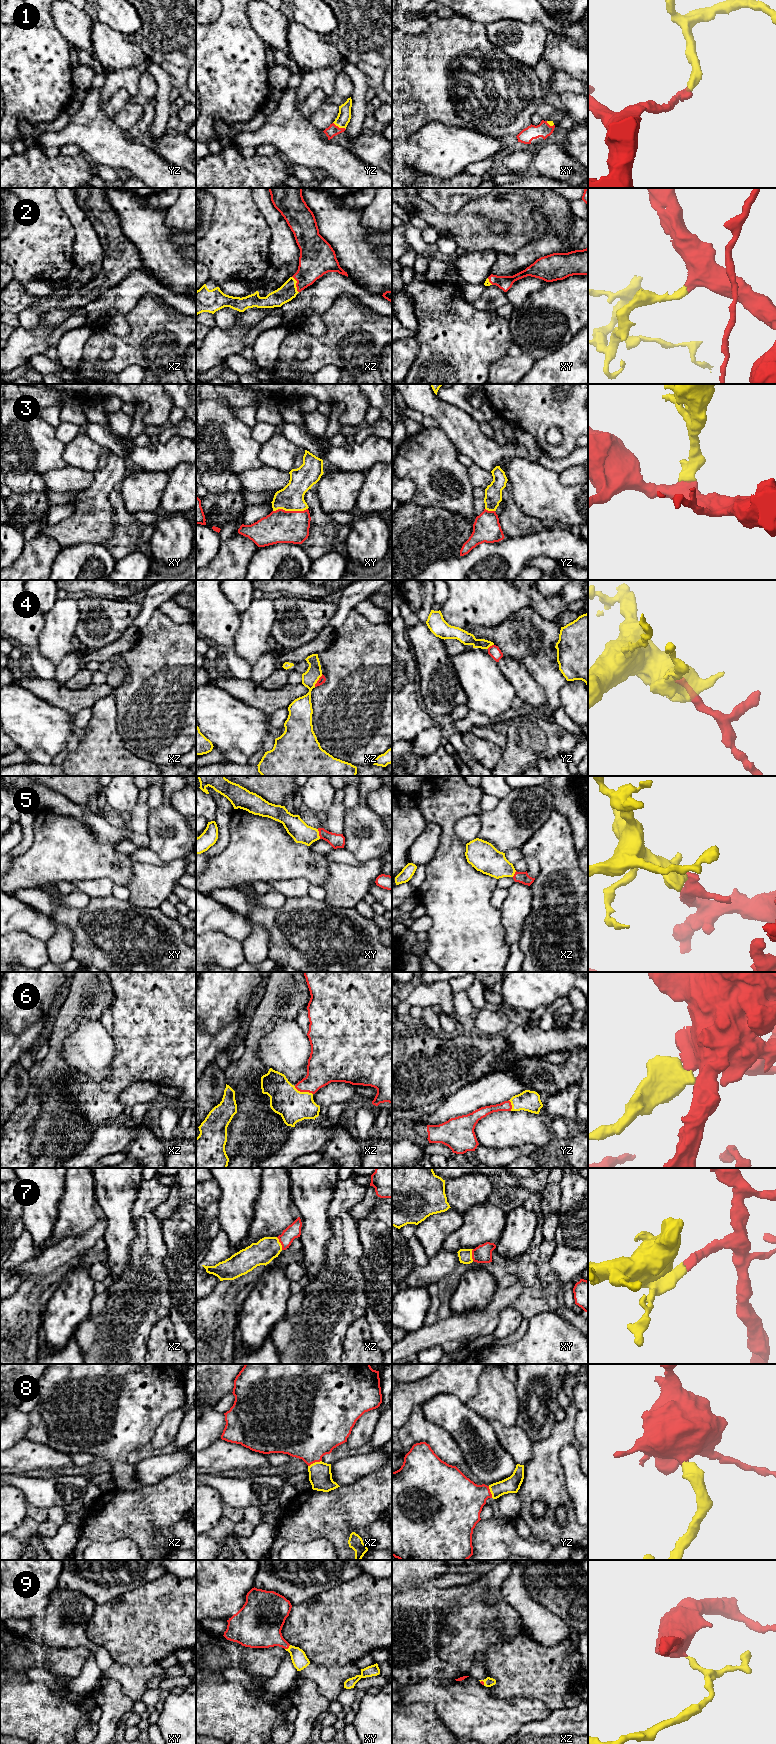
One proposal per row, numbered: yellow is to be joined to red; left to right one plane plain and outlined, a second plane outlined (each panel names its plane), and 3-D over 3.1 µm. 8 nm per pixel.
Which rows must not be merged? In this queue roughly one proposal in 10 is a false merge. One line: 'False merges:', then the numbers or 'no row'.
False merges: 4

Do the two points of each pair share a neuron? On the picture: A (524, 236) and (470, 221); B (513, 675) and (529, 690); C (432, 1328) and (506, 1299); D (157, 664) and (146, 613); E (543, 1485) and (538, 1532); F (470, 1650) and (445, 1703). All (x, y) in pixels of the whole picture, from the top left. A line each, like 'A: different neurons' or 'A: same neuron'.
A: same neuron
B: same neuron
C: same neuron
D: different neurons
E: same neuron
F: different neurons

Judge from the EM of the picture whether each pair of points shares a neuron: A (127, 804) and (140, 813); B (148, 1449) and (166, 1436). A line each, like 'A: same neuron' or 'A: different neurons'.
A: different neurons
B: different neurons

